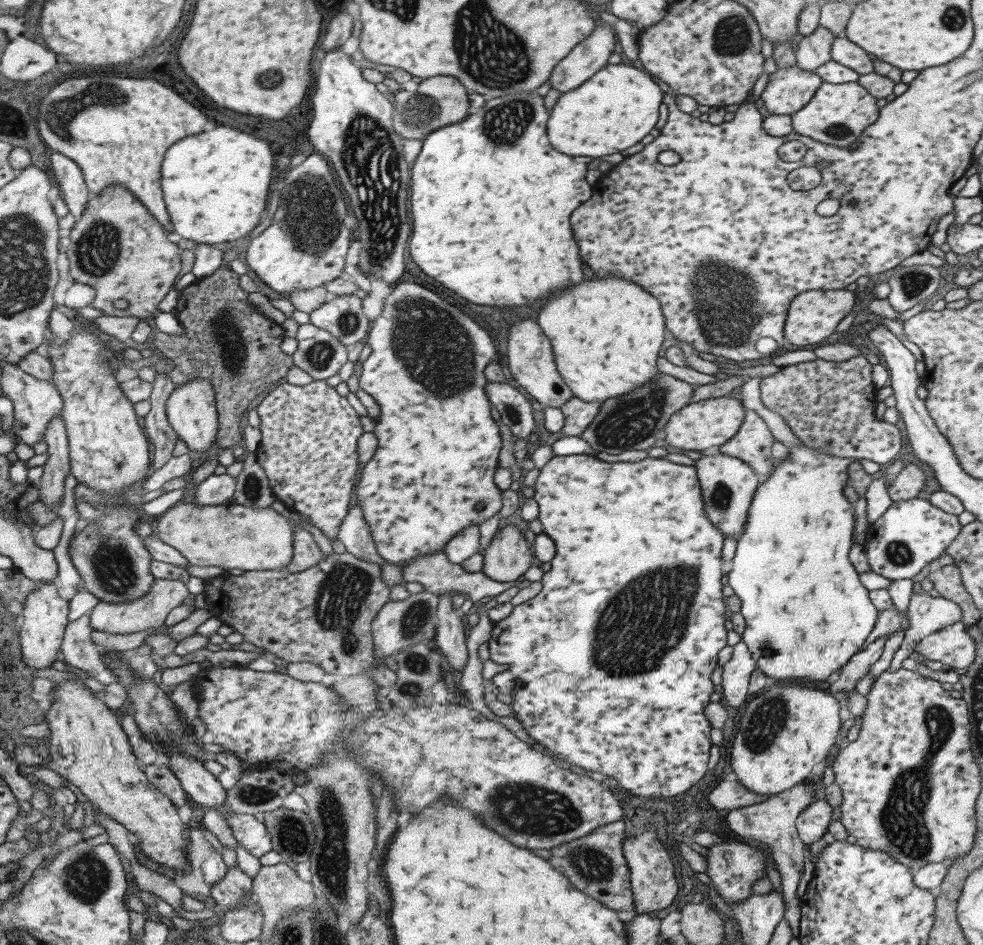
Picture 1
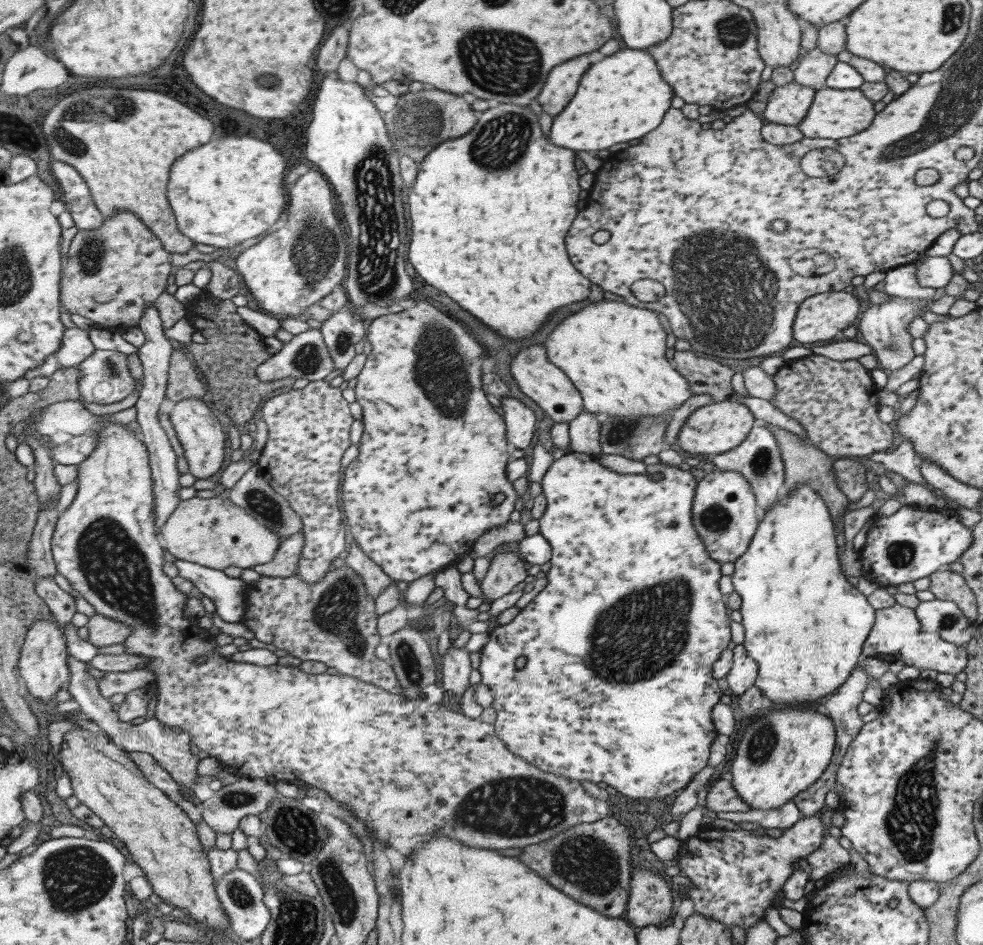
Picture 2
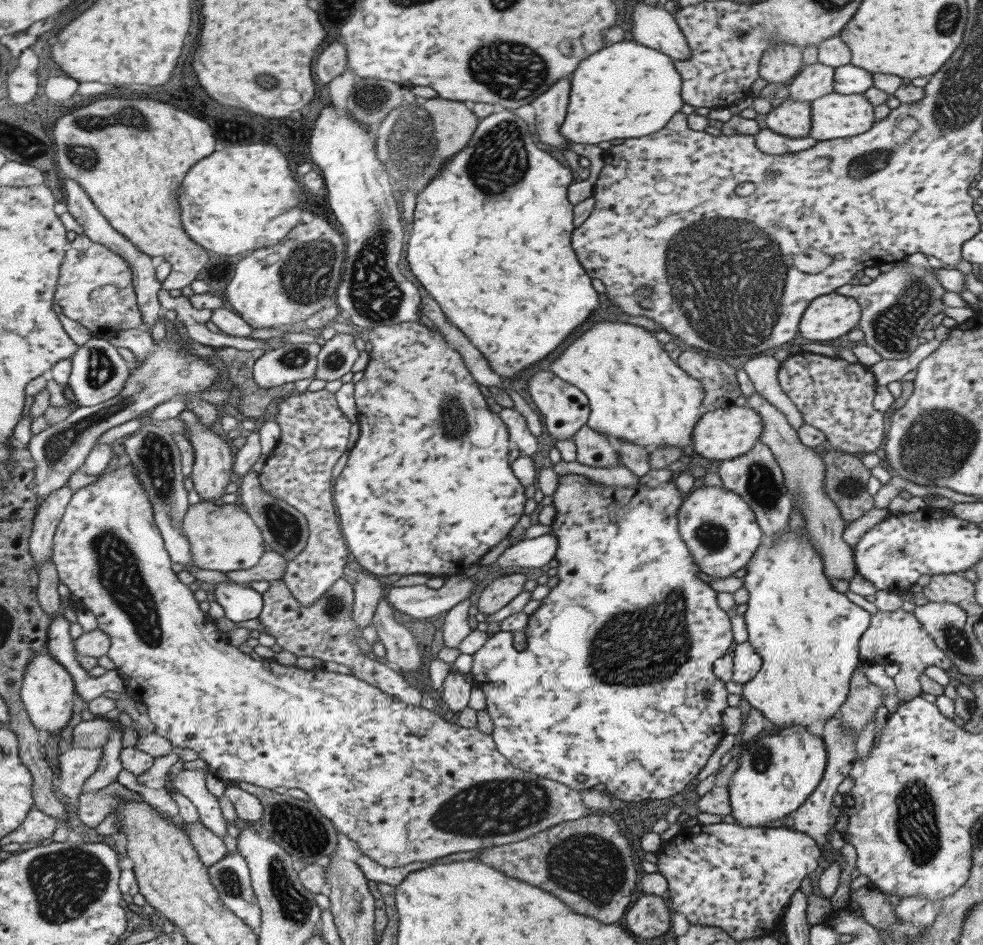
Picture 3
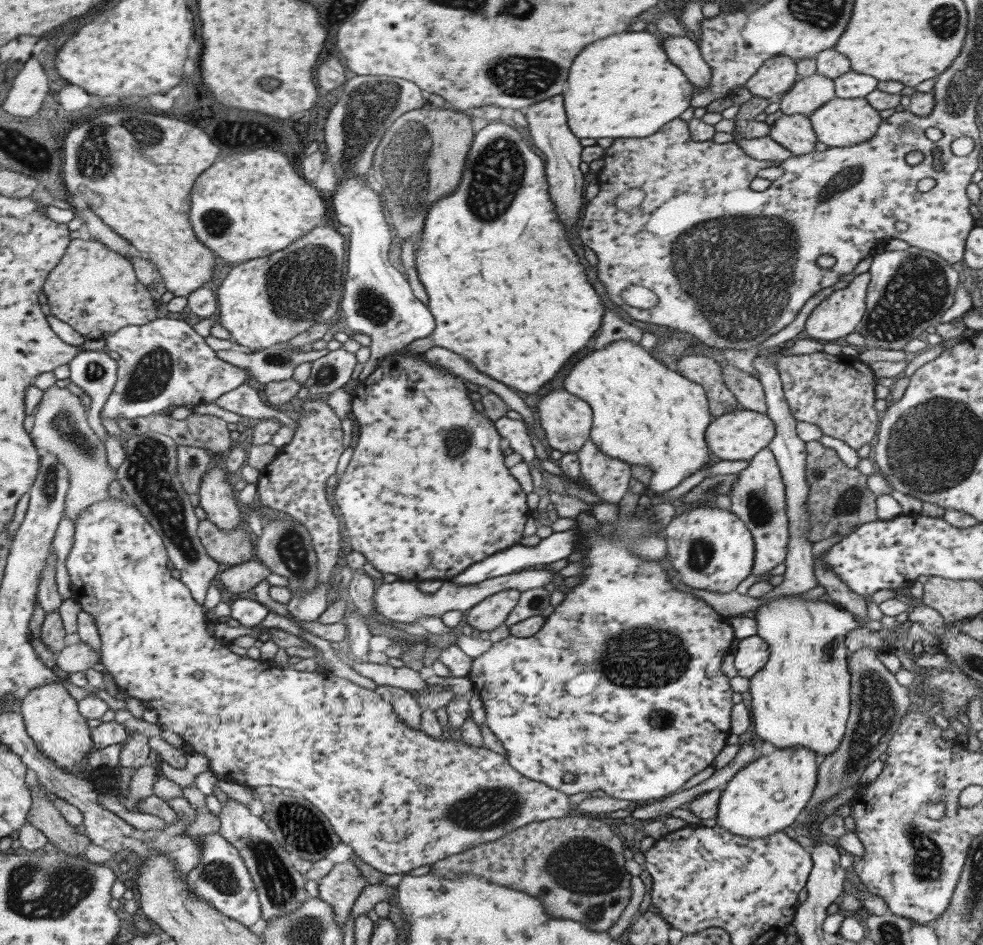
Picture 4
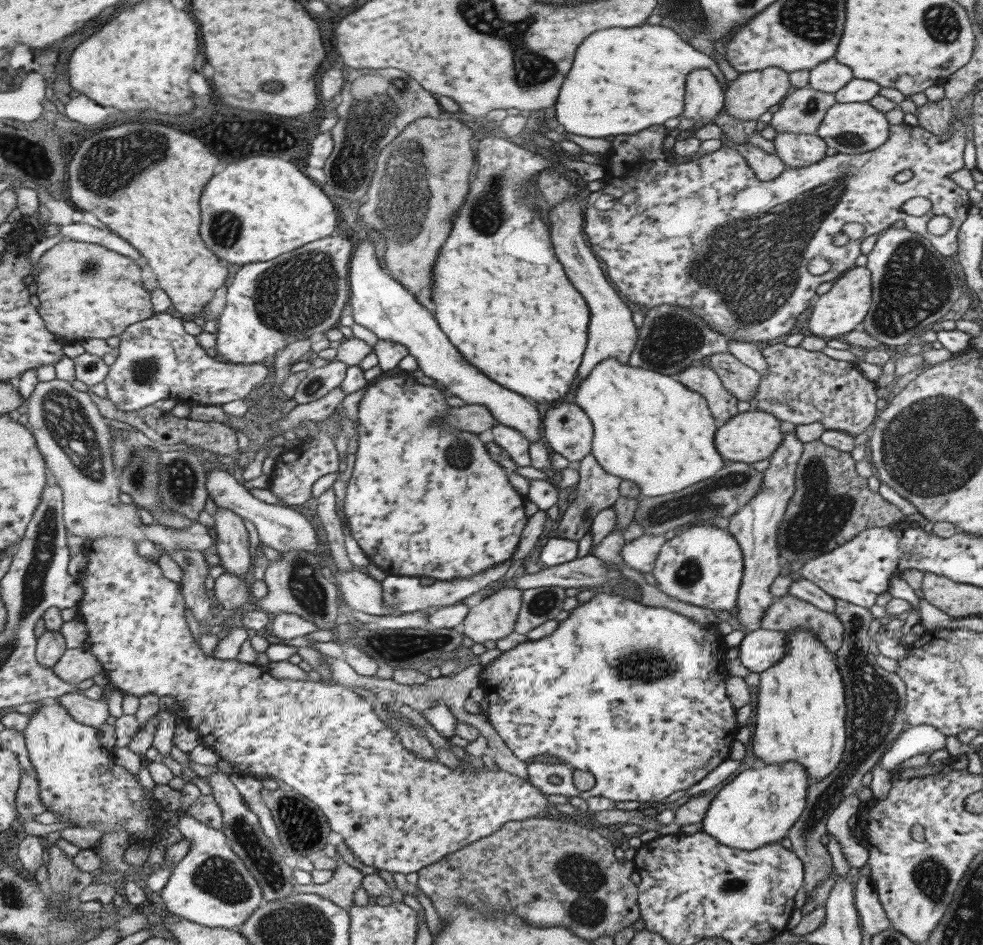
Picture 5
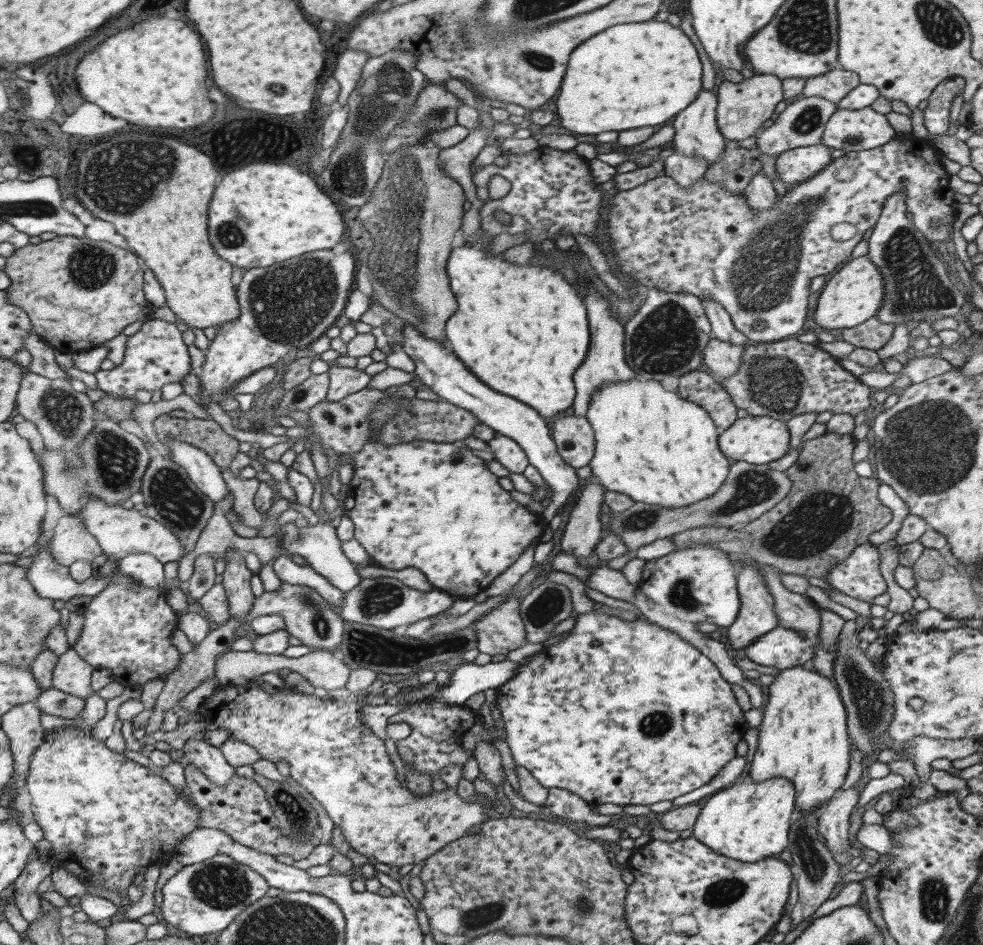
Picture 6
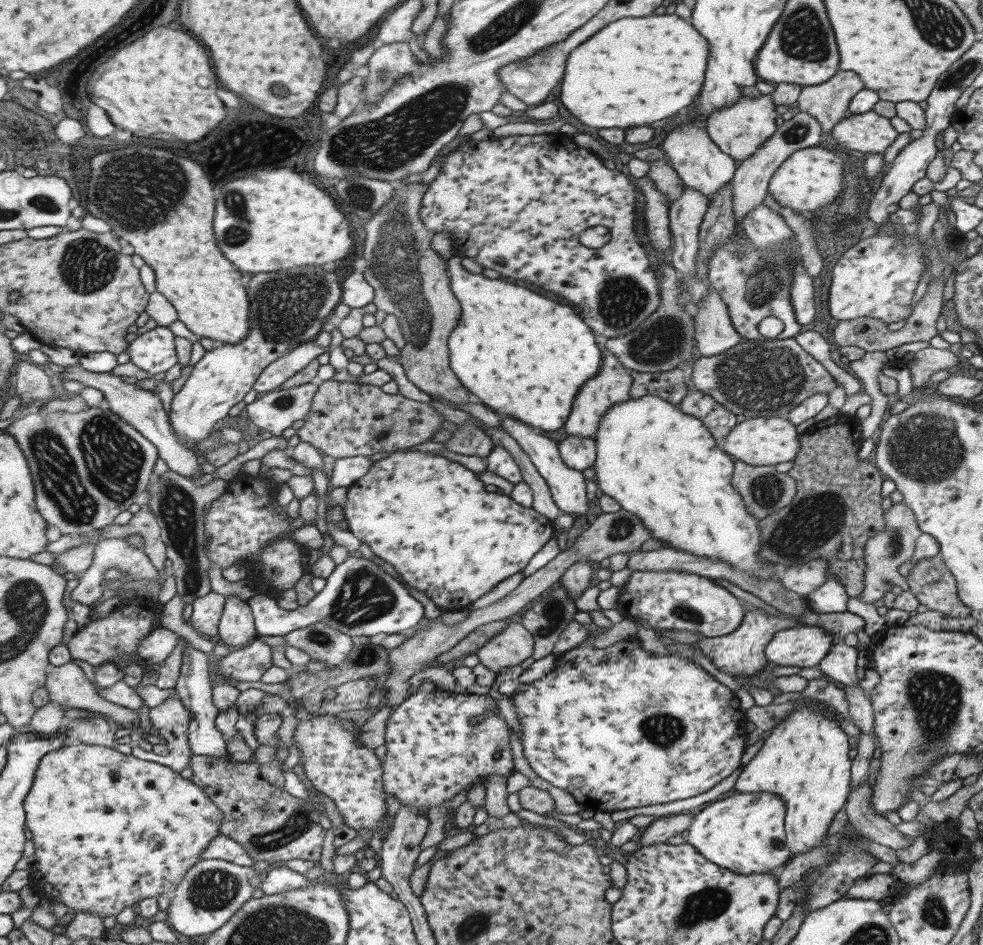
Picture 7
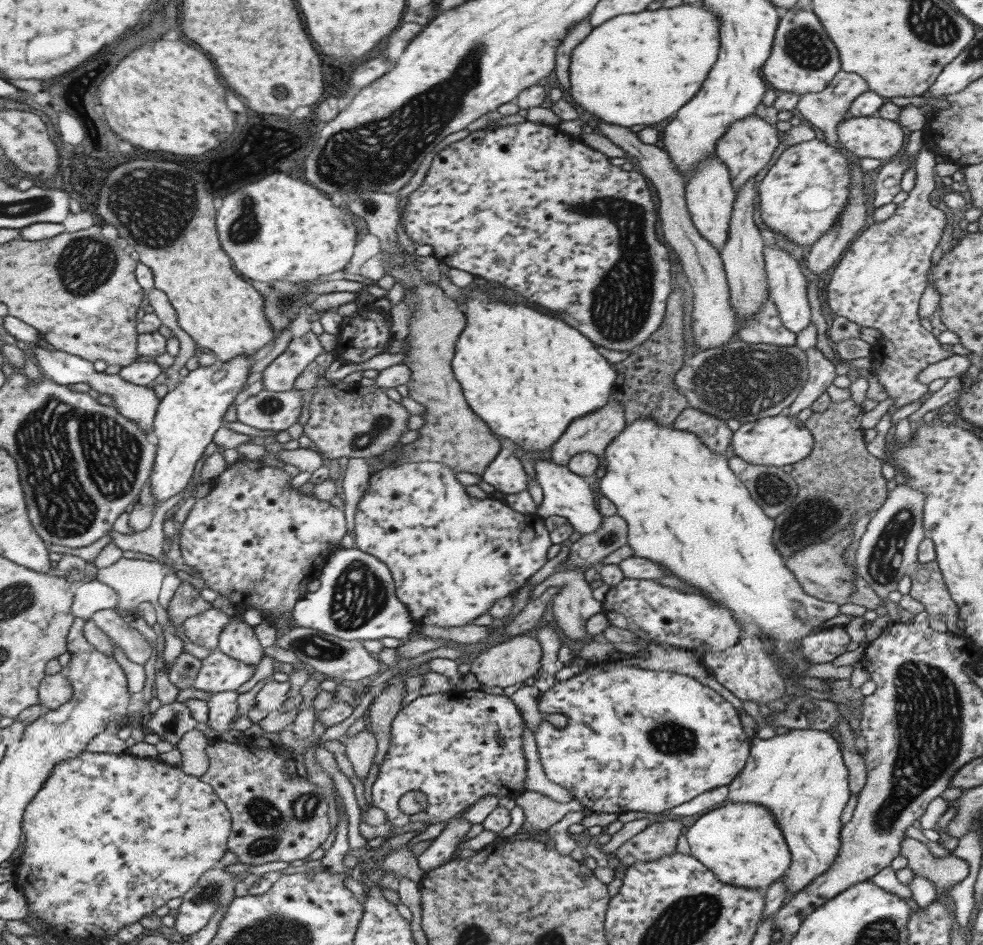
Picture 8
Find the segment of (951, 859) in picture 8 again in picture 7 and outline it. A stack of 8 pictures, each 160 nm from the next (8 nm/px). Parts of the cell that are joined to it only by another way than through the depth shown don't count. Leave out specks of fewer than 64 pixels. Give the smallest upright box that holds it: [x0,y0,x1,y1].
[843,783,912,851]

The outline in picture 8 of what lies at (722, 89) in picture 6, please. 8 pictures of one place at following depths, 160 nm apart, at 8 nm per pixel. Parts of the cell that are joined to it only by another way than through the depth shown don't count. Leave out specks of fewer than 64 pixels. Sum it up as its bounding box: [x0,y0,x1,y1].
[714,115,778,192]

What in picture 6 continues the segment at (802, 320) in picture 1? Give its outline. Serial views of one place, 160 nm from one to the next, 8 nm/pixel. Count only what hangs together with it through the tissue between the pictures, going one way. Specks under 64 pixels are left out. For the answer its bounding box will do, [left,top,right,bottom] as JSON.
[813,255,884,330]

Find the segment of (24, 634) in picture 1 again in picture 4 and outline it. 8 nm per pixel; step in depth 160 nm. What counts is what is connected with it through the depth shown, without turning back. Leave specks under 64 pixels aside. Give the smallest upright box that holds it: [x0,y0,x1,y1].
[20,682,118,793]

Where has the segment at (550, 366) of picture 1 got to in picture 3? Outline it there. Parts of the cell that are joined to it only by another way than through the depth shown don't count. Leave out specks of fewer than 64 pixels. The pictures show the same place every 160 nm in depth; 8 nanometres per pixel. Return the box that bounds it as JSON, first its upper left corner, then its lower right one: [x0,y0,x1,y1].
[527,370,589,440]

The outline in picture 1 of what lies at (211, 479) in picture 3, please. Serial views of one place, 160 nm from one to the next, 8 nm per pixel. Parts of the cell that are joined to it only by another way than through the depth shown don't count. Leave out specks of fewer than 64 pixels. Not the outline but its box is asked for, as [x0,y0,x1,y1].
[168,377,216,454]

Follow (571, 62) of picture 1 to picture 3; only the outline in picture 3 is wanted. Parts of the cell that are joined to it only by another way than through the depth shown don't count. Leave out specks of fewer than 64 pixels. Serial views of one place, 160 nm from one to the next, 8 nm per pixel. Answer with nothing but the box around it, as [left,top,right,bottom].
[530,77,570,150]

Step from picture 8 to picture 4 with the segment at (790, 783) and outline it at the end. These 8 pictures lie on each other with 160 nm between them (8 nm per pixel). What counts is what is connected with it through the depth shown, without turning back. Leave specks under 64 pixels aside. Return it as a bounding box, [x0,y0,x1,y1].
[748,595,883,758]

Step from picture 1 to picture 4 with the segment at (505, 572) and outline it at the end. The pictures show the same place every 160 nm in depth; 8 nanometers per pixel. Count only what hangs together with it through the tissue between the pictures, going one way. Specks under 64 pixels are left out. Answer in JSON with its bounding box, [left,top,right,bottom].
[466,589,519,632]

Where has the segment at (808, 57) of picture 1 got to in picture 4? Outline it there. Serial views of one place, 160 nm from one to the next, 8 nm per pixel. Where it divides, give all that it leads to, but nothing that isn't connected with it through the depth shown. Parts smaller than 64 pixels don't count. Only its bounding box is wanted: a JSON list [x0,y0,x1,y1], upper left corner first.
[778,73,834,117]

